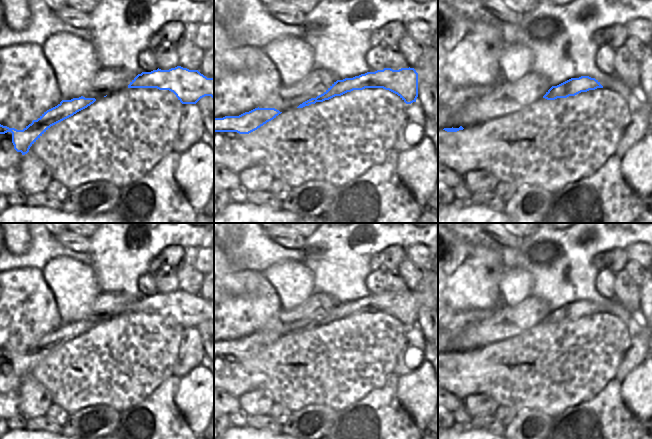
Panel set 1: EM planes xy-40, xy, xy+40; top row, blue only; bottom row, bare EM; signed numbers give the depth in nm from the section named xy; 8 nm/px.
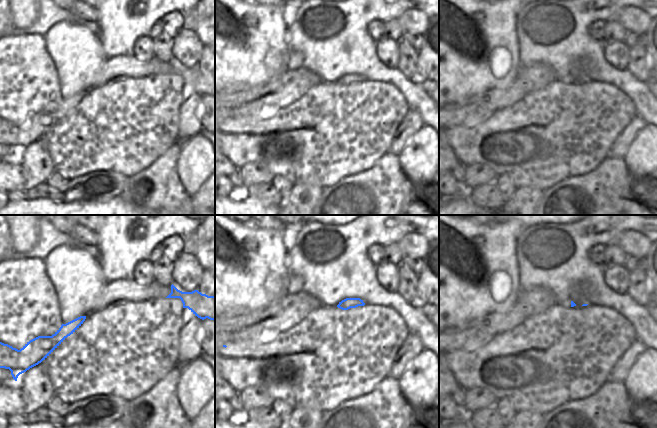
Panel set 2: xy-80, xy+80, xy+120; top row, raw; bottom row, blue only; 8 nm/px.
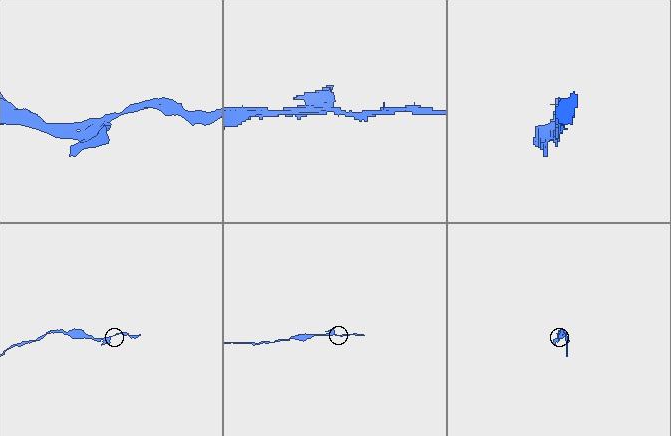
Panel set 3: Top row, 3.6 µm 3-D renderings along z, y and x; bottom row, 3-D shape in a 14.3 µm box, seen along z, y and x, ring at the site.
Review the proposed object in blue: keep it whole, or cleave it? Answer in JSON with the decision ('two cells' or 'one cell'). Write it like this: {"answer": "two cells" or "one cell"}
{"answer": "one cell"}

